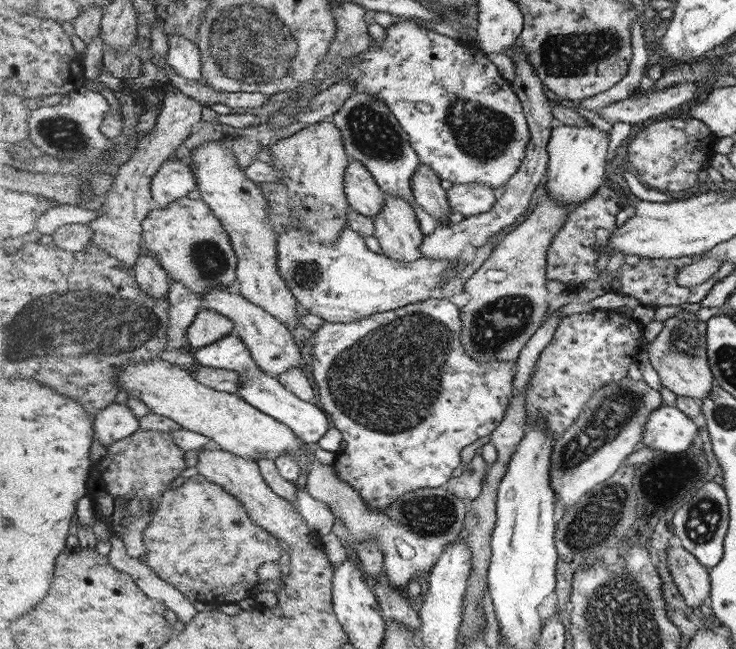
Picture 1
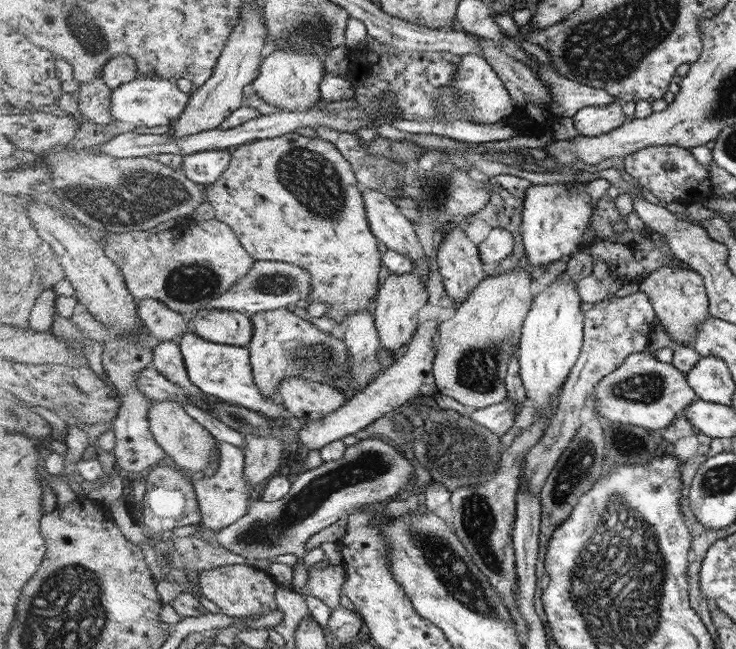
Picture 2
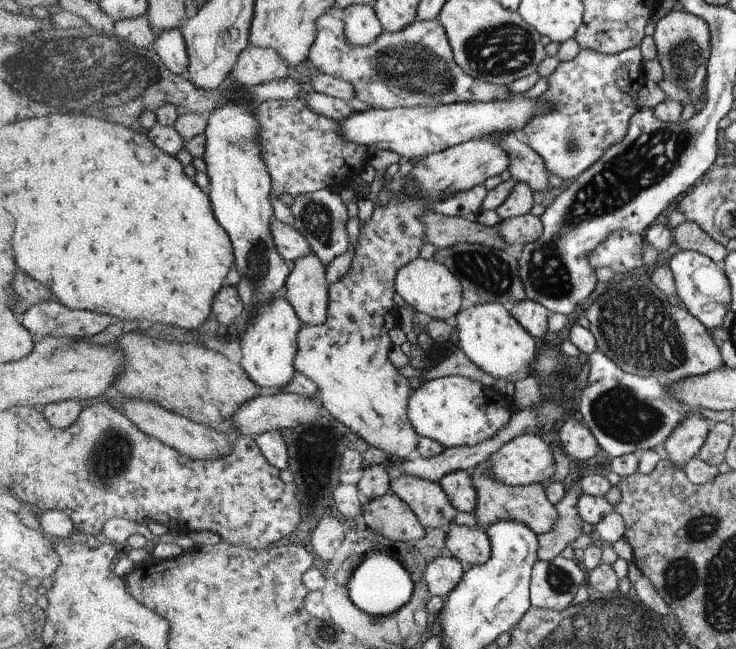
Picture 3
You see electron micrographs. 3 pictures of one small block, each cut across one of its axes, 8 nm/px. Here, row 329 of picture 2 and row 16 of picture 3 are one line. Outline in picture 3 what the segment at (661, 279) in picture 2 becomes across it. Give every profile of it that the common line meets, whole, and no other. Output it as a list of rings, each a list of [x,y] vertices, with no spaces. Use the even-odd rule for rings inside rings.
[[[675,8],[655,25],[653,39],[657,48],[656,58],[663,70],[663,79],[657,85],[666,94],[666,101],[680,102],[682,108],[695,106],[702,100],[702,88],[708,80],[708,62],[712,56],[709,23],[698,15]]]

